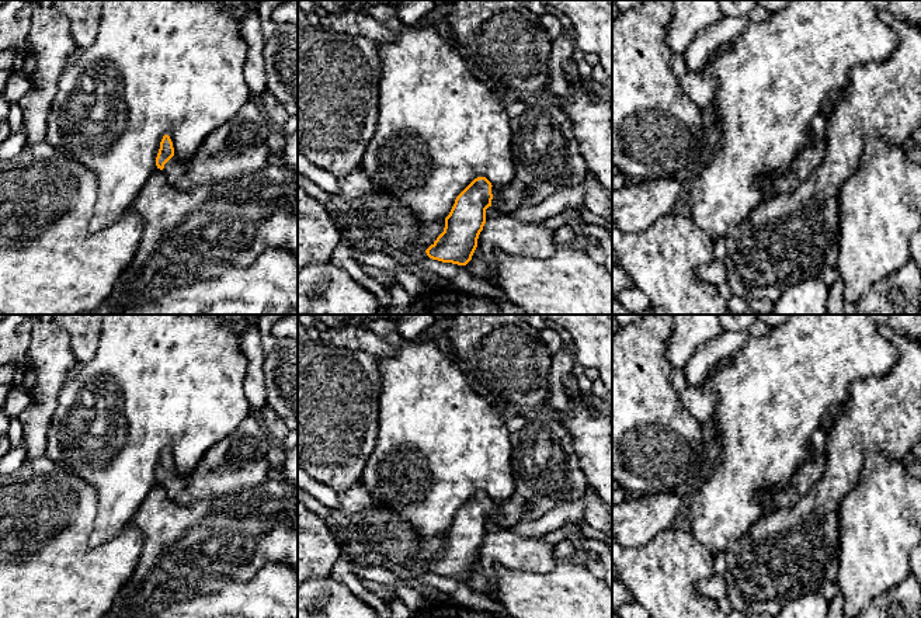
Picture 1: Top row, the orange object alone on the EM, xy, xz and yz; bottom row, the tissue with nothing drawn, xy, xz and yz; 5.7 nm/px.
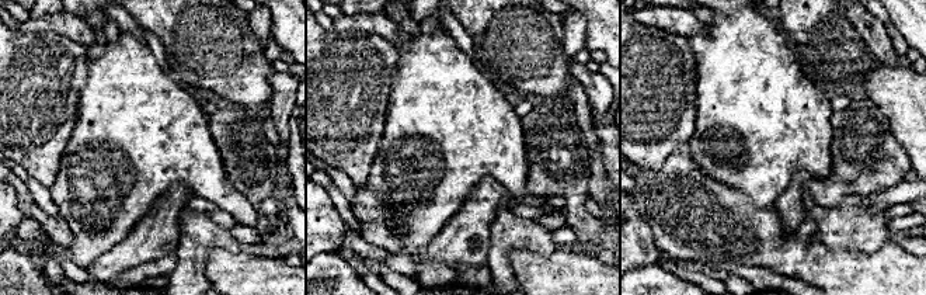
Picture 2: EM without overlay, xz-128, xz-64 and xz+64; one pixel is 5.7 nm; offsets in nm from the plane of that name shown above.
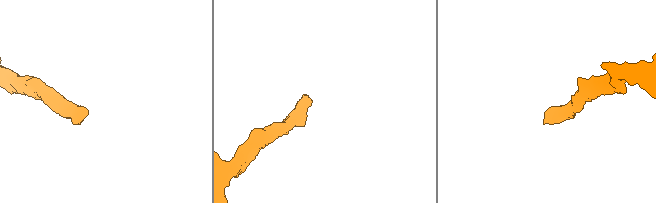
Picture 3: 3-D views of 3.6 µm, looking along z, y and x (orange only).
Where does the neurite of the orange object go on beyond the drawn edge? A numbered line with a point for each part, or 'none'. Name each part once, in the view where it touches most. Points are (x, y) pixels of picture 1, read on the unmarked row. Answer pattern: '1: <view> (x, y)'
1: xz (546, 471)

